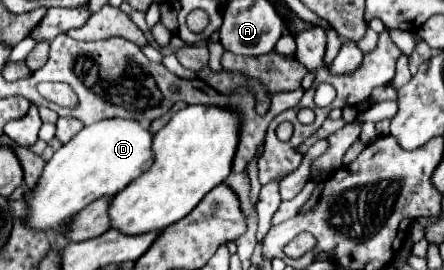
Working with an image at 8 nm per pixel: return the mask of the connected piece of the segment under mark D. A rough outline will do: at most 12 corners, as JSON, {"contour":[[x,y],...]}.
{"contour":[[136,120],[84,126],[46,162],[26,224],[52,230],[152,166]]}

